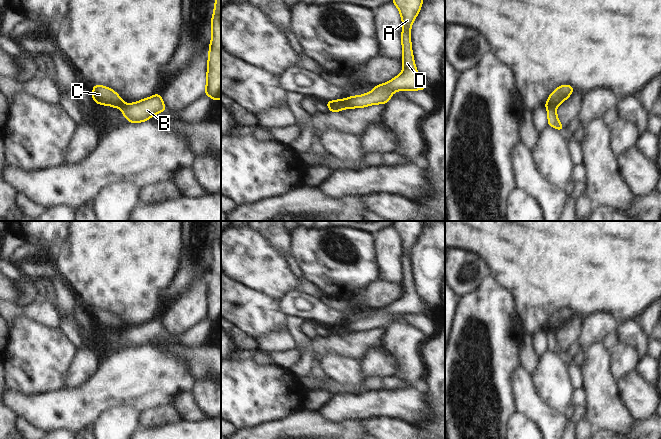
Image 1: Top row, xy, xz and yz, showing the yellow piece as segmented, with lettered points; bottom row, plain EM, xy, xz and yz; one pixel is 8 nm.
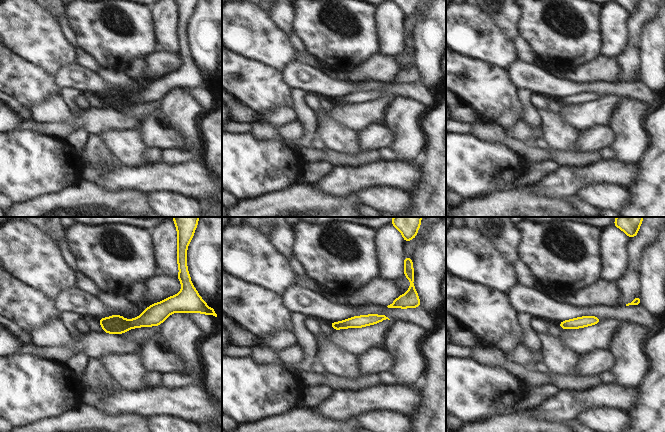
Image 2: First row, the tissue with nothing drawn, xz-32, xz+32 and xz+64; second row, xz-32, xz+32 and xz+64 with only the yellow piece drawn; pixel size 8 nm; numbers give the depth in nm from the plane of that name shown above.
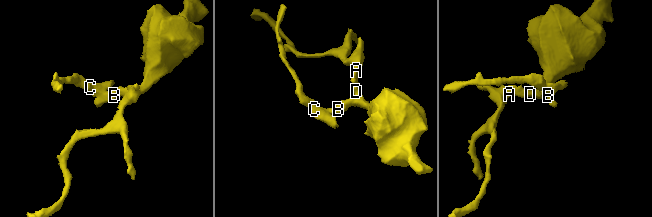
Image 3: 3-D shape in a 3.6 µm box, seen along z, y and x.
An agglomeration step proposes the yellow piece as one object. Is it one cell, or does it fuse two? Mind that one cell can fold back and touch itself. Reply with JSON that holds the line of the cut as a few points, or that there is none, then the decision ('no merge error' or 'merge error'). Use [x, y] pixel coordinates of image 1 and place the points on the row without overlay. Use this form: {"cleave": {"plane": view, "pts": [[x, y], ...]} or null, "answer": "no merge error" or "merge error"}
{"cleave": {"plane": "xz", "pts": [[345, 323], [347, 331]]}, "answer": "merge error"}

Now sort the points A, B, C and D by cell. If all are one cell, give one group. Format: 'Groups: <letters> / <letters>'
Groups: A B D / C.

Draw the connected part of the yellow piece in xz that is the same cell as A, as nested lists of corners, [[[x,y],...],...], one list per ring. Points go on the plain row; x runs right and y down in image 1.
[[[394,221],[392,226],[397,230],[402,242],[403,252],[401,267],[403,270],[403,295],[385,308],[379,308],[374,313],[360,320],[351,320],[346,323],[347,332],[362,332],[373,328],[385,328],[391,319],[401,314],[423,314],[425,308],[421,303],[413,283],[411,273],[411,249],[421,234],[424,221]]]

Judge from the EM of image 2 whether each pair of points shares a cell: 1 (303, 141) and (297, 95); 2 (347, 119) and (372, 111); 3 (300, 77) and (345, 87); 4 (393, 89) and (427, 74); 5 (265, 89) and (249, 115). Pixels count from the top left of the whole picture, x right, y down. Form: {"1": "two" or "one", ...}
{"1": "one", "2": "one", "3": "one", "4": "two", "5": "two"}

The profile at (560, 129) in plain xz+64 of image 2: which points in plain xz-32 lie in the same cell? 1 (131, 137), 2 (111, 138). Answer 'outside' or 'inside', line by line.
1: inside
2: inside

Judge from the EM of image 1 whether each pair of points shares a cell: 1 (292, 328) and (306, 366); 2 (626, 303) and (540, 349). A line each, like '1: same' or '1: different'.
1: same
2: different

